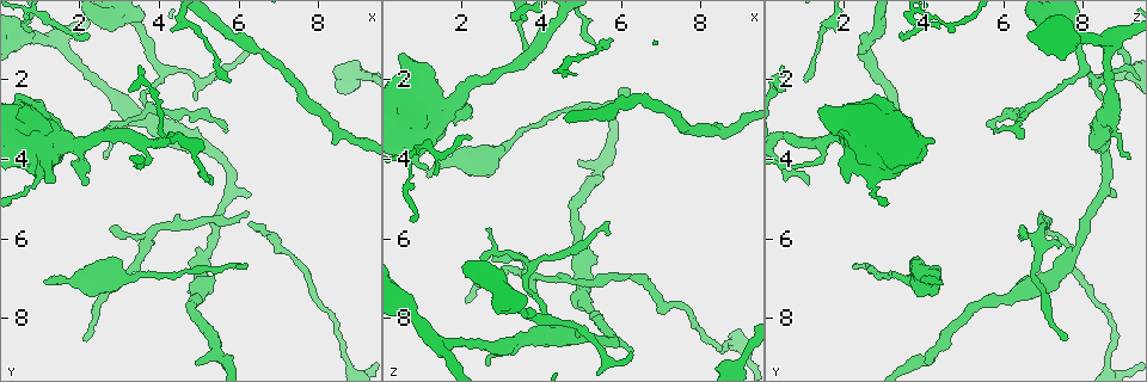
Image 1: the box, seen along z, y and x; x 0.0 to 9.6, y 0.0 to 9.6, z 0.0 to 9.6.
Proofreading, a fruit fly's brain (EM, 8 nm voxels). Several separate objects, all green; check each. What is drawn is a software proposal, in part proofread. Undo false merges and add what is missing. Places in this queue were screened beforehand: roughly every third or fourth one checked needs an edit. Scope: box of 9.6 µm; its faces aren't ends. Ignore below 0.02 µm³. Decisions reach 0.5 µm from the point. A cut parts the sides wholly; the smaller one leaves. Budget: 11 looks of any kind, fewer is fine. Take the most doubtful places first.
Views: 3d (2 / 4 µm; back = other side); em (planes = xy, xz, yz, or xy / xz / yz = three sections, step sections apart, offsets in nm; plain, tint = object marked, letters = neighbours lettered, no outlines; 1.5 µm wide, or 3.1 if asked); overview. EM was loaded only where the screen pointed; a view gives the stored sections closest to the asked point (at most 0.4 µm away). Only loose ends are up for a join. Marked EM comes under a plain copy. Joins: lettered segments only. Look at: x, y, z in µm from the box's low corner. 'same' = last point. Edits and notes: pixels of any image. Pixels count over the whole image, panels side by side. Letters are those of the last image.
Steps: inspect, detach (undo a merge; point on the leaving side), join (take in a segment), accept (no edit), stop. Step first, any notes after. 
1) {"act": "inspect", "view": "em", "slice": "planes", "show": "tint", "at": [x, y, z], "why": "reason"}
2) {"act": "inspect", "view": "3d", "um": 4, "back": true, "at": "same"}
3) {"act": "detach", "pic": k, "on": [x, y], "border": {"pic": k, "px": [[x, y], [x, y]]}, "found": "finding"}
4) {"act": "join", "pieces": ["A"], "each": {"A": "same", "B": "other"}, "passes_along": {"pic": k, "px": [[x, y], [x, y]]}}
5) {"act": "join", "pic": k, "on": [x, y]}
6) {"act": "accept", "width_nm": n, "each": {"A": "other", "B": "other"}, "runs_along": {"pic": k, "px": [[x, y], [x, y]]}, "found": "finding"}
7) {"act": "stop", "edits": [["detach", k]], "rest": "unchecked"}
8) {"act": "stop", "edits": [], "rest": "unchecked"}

{"act": "inspect", "view": "em", "slice": "planes", "show": "tint", "at": [1.15, 7.15, 4.45]}

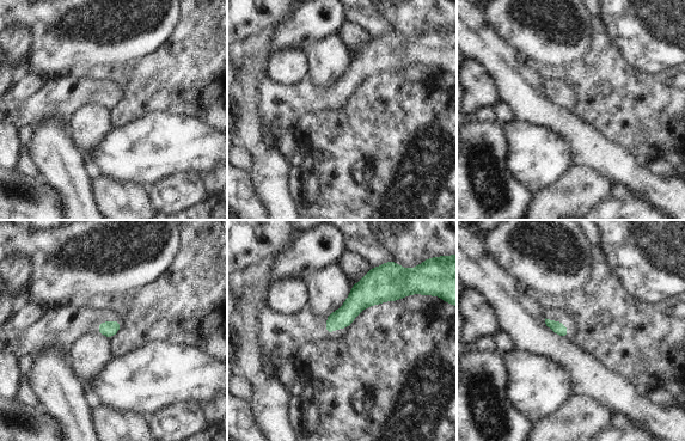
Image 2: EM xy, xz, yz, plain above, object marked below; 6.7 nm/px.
{"act": "inspect", "view": "em", "slice": "planes", "show": "letters", "at": "same"}

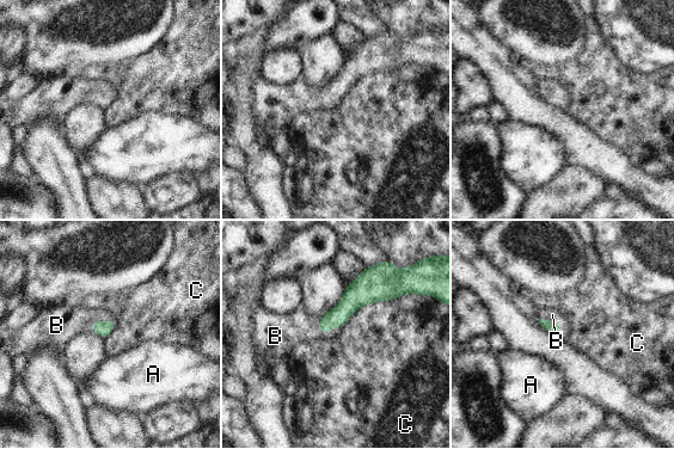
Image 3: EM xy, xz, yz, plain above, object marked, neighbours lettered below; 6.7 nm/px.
{"act": "join", "pieces": ["B"], "each": {"A": "other", "B": "same", "C": "other"}, "found": "the neuron continues"}

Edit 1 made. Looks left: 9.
{"act": "inspect", "view": "overview"}

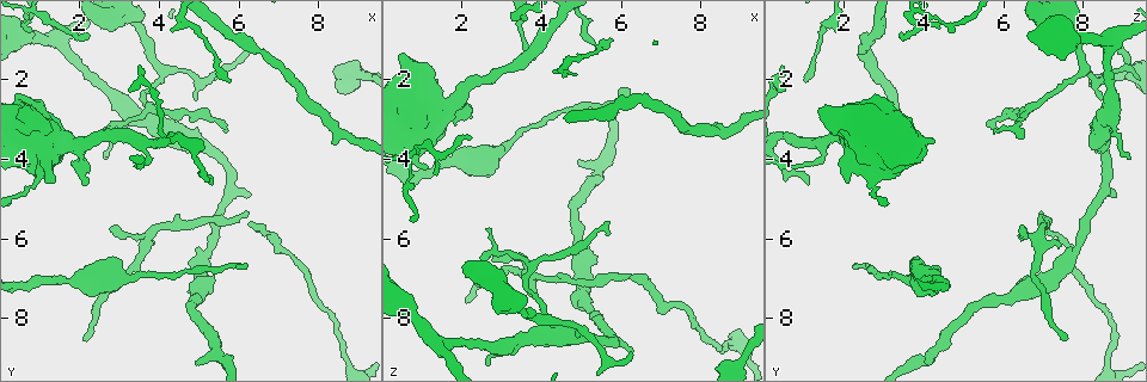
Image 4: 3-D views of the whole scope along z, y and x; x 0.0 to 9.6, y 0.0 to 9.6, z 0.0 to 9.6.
{"act": "inspect", "view": "3d", "um": 2, "at": [6.30, 1.30, 8.90], "why": "free end"}

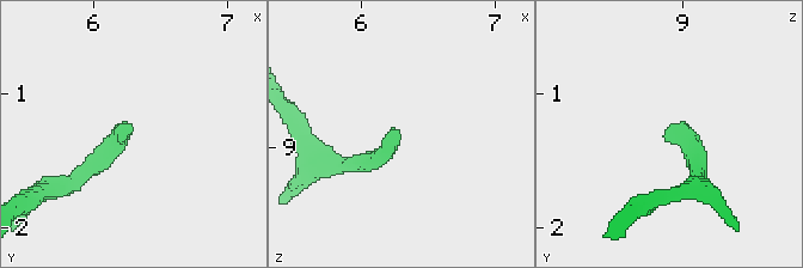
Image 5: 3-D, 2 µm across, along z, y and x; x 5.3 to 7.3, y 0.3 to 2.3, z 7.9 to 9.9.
{"act": "inspect", "view": "em", "slice": "xz", "step": 8, "show": "letters", "at": [6.26, 1.28, 8.84], "why": "shape alone is not enough"}

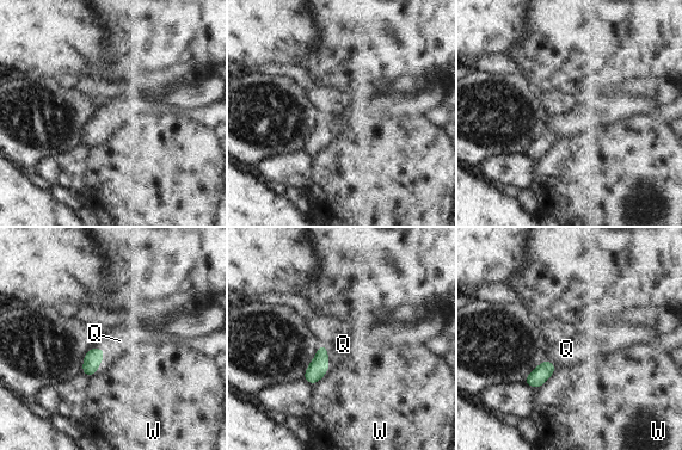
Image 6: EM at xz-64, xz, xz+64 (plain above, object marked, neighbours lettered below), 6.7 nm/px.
{"act": "accept", "each": {"Q": "other", "W": "other"}, "border": {"pic": 6, "px": [[325, 344], [330, 362]]}, "found": "none of them fits"}

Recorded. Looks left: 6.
{"act": "inspect", "view": "em", "slice": "planes", "show": "tint", "at": [3.55, 3.65, 1.50], "why": "a fork"}

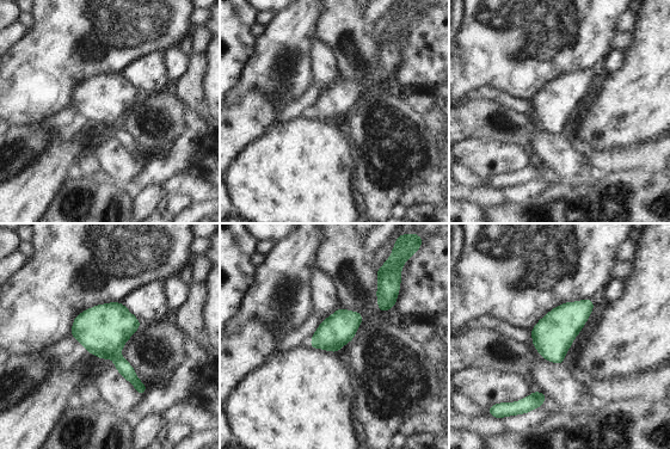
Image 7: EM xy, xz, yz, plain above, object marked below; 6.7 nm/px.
{"act": "inspect", "view": "em", "slice": "planes", "show": "letters", "at": "same"}

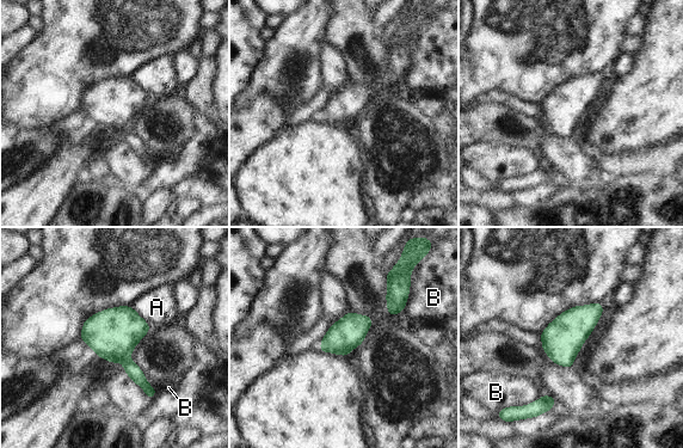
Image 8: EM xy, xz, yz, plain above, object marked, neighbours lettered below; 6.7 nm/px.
{"act": "accept", "width_nm": 220, "each": {"A": "other", "B": "other"}, "border": {"pic": 8, "px": [[131, 306], [152, 329]]}, "found": "continuous, no second neuron"}

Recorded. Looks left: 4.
{"act": "inspect", "view": "em", "slice": "xy", "step": 4, "show": "letters", "at": [2.60, 3.35, 5.75], "why": "branch stops here"}

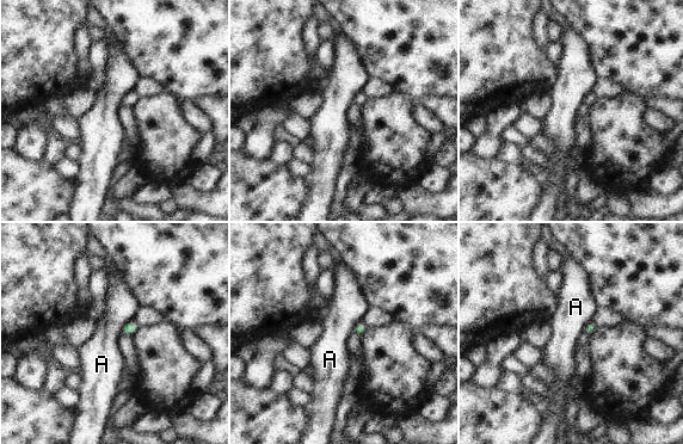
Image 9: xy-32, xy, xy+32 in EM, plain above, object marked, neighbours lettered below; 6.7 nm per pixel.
{"act": "inspect", "view": "em", "slice": "planes", "show": "letters", "at": "same", "why": "cut it another way"}

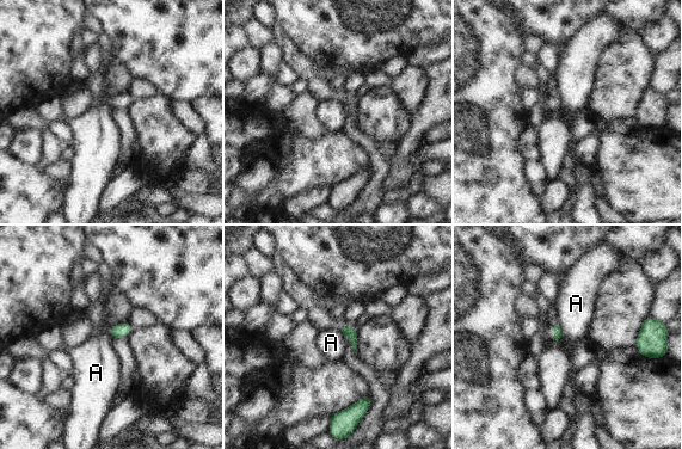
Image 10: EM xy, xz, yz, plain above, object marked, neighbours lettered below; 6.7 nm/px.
{"act": "accept", "each": {"A": "other"}, "border": {"pic": 10, "px": [[126, 320], [110, 328], [111, 338]]}, "found": "none of them fits"}

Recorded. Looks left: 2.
{"act": "stop", "edits": [["join", 3]], "rest": "unchecked"}

